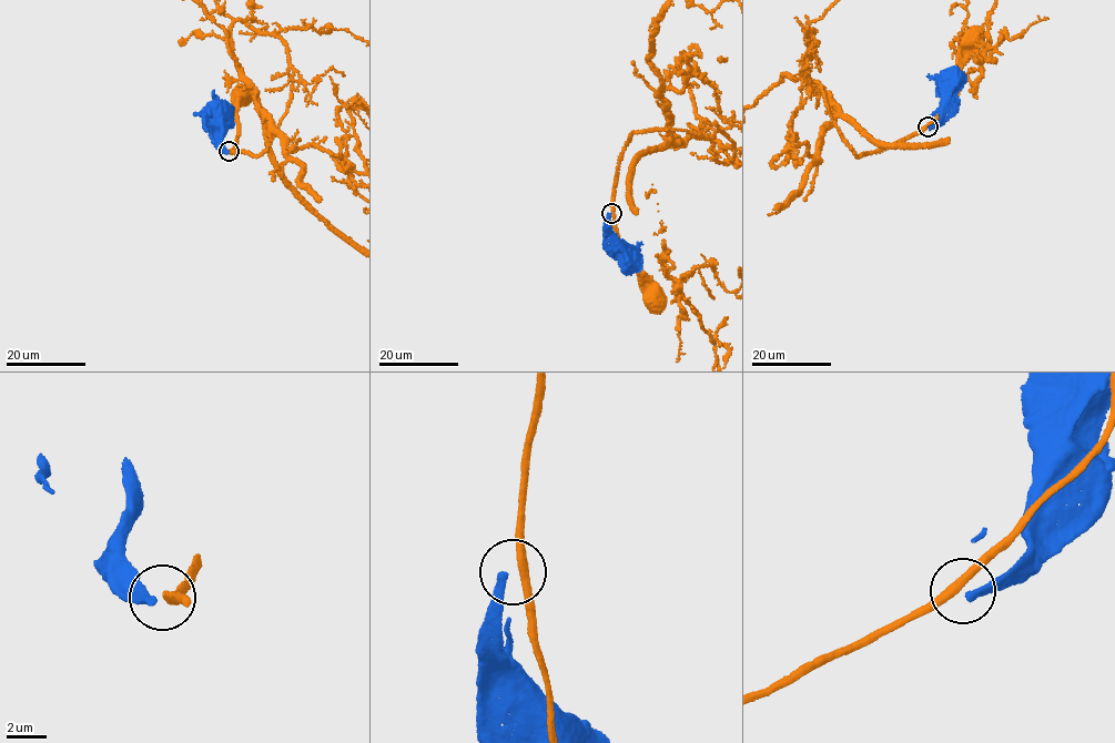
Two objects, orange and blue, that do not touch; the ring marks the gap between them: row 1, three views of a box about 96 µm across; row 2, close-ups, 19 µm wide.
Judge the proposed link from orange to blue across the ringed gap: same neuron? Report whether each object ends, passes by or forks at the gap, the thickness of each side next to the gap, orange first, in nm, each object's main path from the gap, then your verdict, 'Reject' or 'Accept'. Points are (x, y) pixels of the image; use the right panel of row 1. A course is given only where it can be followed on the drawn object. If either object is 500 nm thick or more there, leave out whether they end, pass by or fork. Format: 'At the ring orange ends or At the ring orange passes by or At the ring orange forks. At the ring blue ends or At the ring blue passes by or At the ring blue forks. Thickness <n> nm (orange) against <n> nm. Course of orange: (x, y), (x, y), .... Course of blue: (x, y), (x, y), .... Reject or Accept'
At the ring orange passes by. At the ring blue ends. Thickness 440 nm (orange) against 380 nm. Course of orange: (928, 126), (956, 95), (959, 53), (969, 37), (973, 37). Course of blue: (929, 128), (944, 116), (952, 82). Reject

